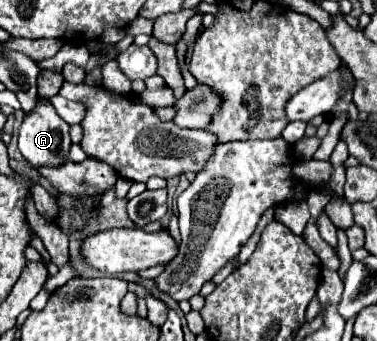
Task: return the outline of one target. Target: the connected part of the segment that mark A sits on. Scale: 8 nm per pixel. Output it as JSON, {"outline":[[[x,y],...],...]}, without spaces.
{"outline":[[[38,98],[20,126],[18,148],[22,156],[36,168],[58,166],[64,162],[70,144],[70,124],[54,114],[54,106],[46,98]]]}

